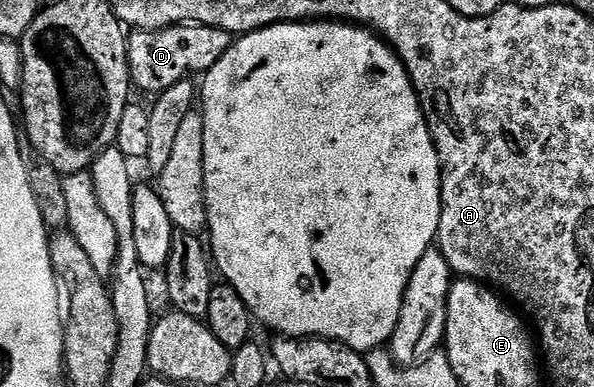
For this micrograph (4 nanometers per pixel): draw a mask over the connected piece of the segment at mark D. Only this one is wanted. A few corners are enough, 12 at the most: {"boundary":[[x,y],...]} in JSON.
{"boundary":[[202,23],[134,30],[132,86],[204,76],[234,36]]}

